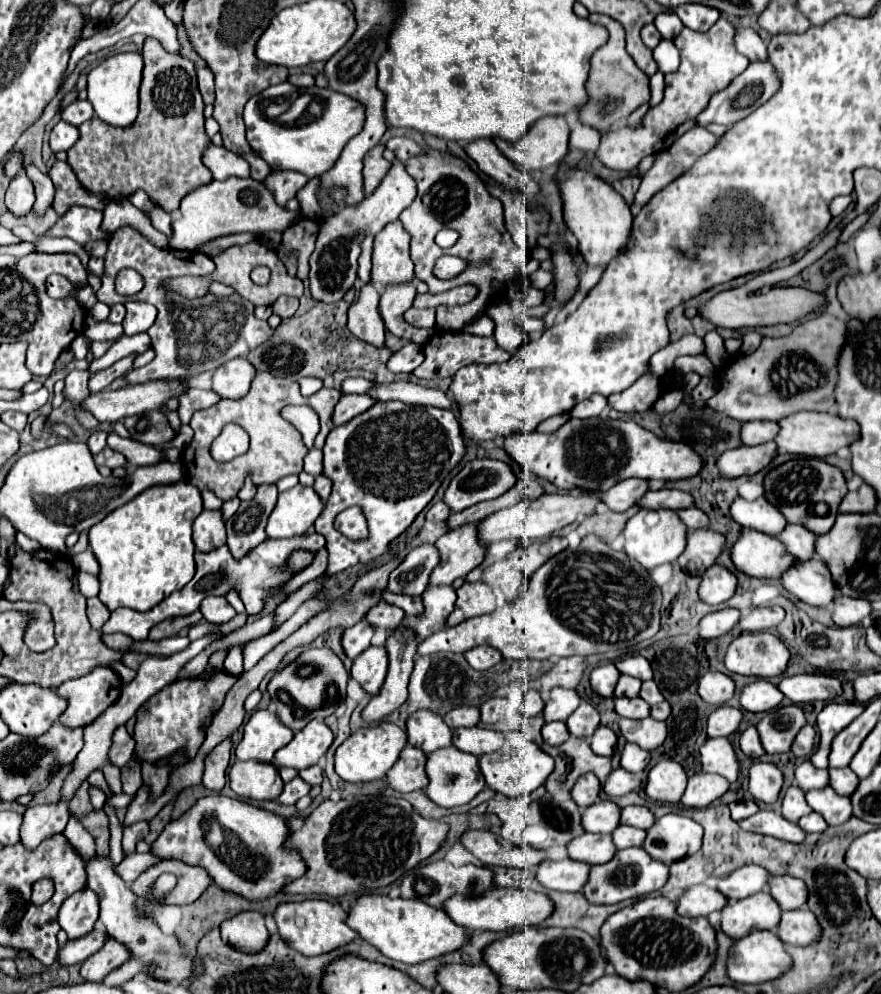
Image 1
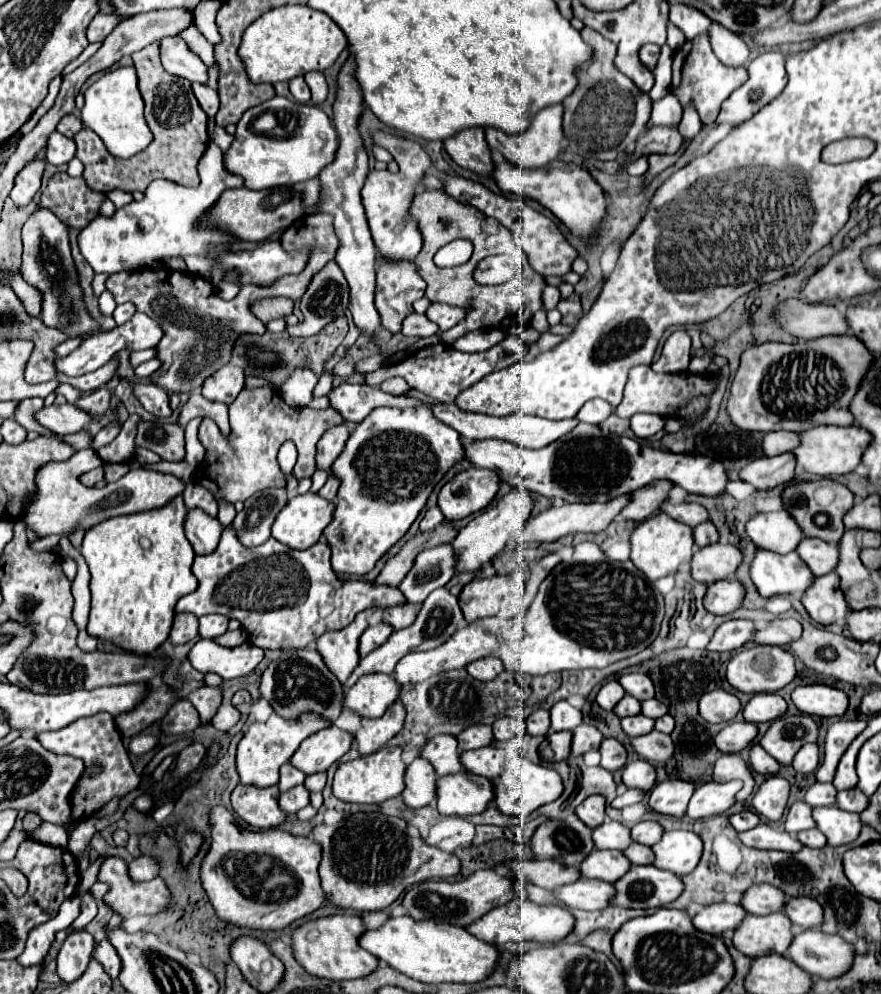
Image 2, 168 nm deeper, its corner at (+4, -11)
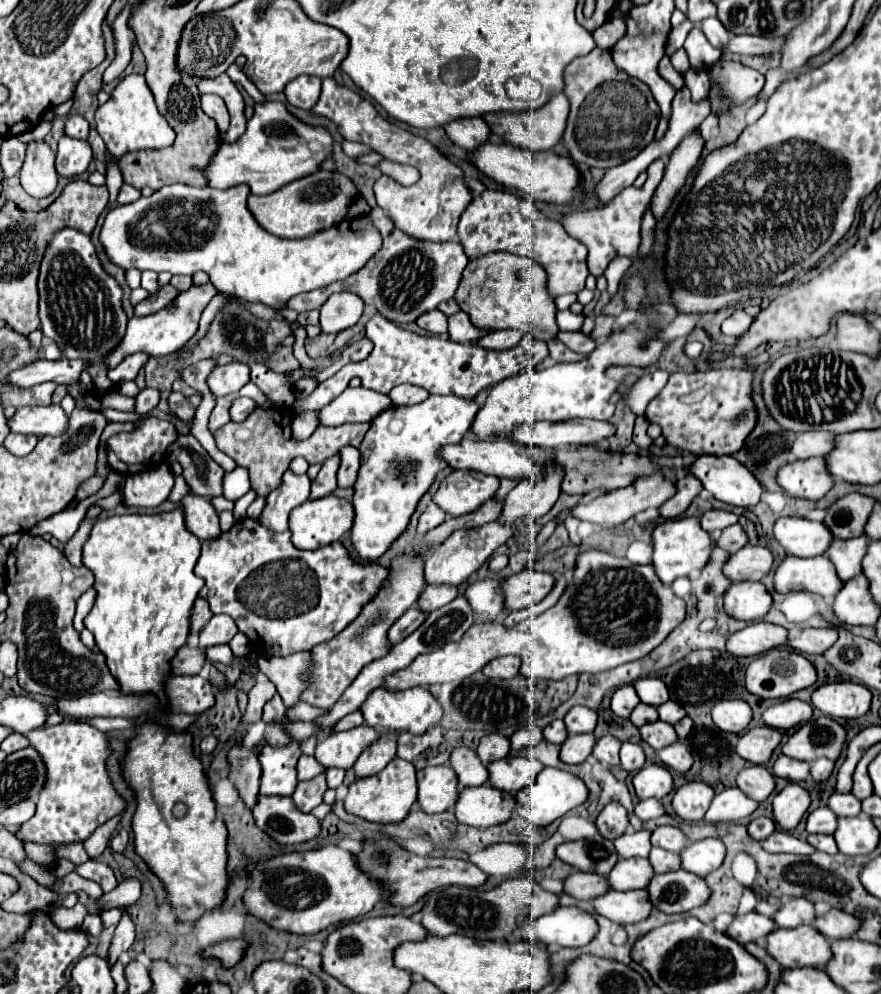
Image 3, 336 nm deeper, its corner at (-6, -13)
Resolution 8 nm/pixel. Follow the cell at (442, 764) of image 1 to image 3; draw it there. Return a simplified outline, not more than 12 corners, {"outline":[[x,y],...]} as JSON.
{"outline":[[490,785],[466,787],[456,819],[488,829],[510,821],[518,803]]}

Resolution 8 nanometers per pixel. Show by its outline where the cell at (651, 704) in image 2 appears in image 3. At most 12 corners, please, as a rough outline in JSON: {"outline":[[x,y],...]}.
{"outline":[[674,701],[658,707],[660,719],[674,725],[686,717],[686,709]]}

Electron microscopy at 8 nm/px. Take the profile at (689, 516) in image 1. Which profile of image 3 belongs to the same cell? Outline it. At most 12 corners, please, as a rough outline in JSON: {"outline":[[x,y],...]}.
{"outline":[[740,525],[722,531],[716,545],[728,553],[748,545]]}

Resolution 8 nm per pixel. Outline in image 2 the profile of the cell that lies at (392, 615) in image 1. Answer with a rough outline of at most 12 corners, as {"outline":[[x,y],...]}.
{"outline":[[410,603],[384,611],[382,621],[392,629],[414,623],[420,605]]}

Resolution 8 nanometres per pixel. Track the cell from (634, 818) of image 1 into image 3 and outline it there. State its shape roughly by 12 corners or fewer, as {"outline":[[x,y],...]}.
{"outline":[[658,827],[652,845],[680,853],[686,835],[678,827]]}

